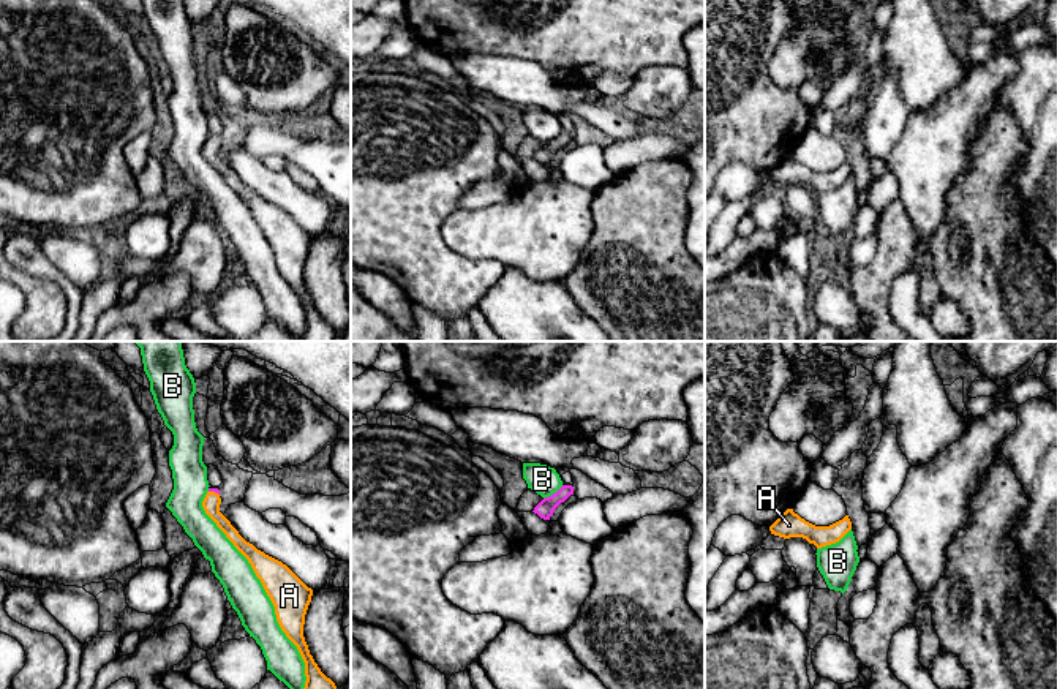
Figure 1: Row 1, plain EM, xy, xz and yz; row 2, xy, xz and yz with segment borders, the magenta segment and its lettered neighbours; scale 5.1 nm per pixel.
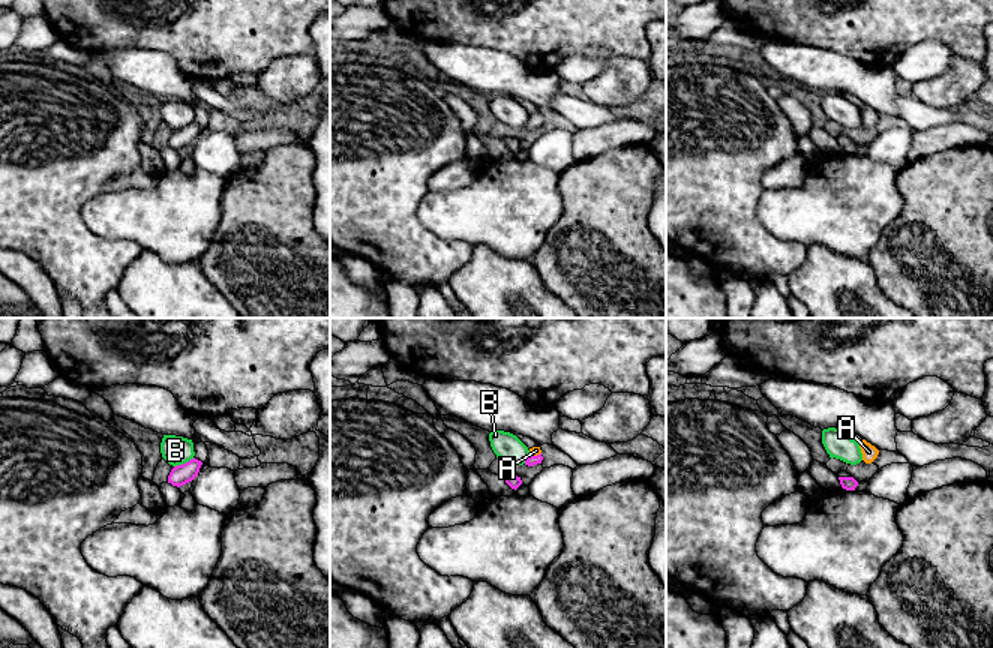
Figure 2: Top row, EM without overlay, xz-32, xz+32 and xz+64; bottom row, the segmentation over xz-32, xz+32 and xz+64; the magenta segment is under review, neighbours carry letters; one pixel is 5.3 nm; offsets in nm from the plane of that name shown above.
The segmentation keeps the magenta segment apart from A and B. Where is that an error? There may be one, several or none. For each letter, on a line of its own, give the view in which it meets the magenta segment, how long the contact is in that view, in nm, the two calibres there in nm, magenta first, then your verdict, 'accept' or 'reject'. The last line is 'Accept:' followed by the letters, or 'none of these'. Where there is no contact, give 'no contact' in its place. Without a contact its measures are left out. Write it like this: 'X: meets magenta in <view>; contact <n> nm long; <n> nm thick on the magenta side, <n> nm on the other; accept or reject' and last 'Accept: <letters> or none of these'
A: meets magenta in xy; contact 60 nm long; 20 nm thick on the magenta side, 90 nm on the other; accept
B: meets magenta in xz; contact 120 nm long; 90 nm thick on the magenta side, 150 nm on the other; reject
Accept: A

